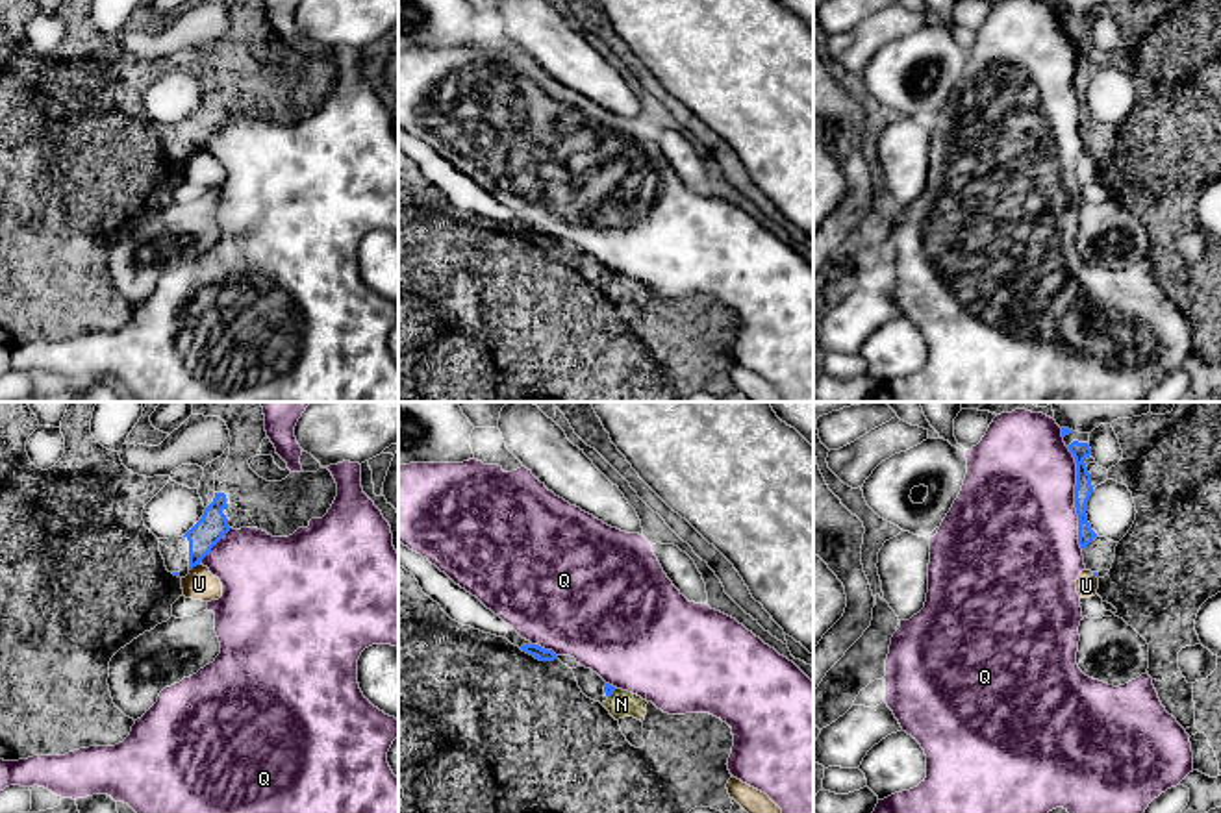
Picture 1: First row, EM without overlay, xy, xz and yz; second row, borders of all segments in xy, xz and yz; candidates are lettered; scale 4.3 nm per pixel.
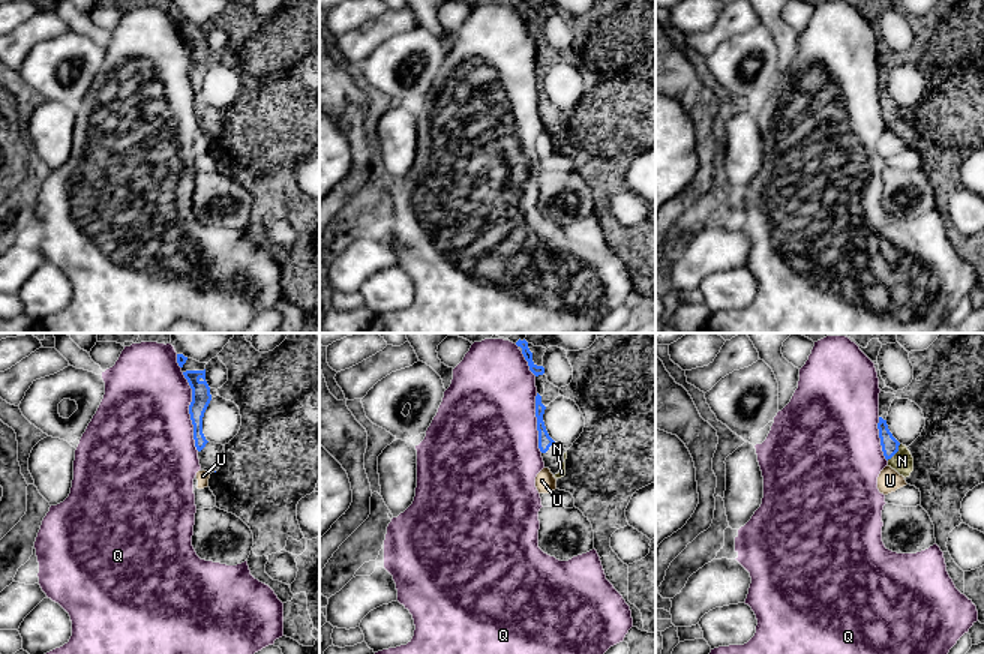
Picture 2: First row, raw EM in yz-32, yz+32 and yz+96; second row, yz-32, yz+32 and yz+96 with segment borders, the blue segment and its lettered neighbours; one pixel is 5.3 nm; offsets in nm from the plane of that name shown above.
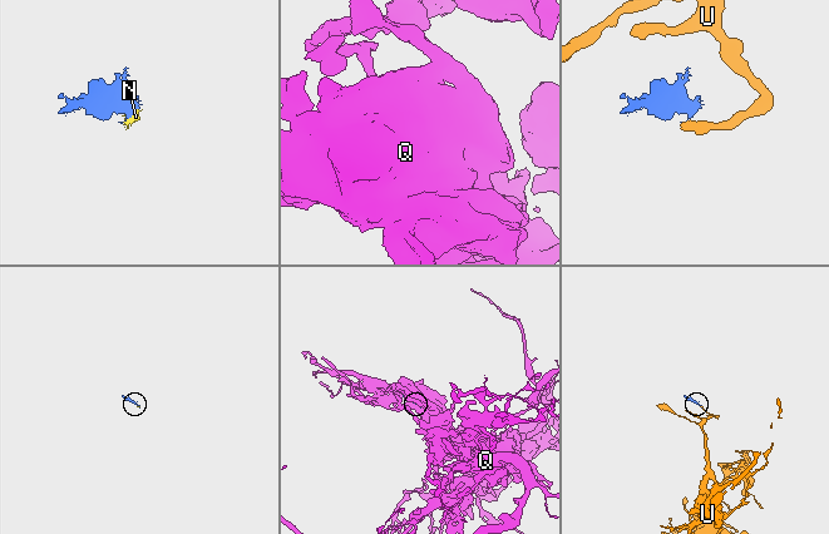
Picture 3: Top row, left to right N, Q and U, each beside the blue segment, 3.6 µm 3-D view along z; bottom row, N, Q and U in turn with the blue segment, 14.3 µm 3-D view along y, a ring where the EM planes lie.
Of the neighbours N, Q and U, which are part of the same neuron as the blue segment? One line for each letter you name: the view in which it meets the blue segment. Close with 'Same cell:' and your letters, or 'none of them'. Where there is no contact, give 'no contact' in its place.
N: meets blue in xz
Same cell: N

